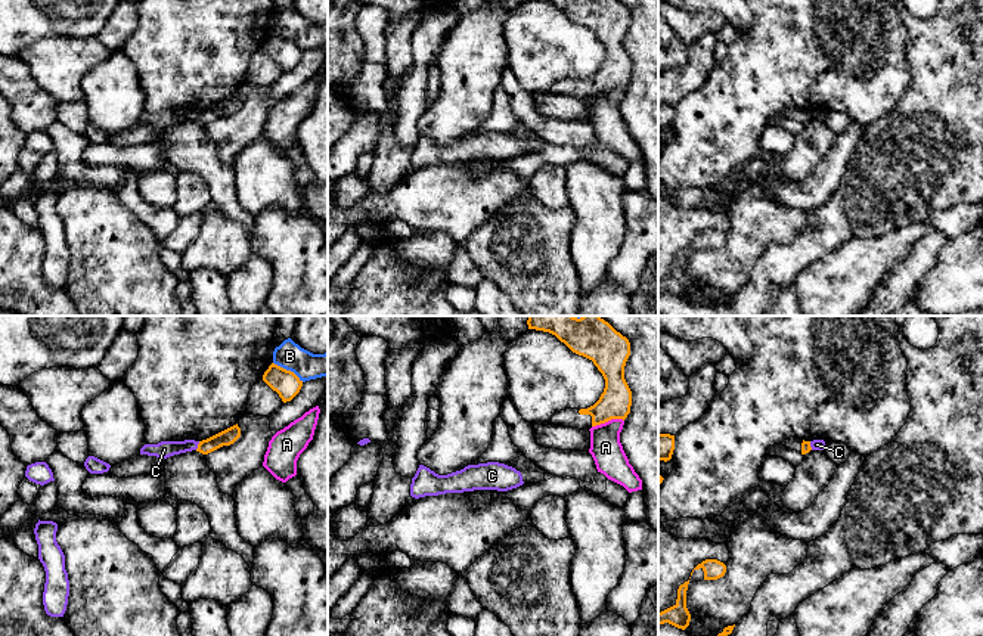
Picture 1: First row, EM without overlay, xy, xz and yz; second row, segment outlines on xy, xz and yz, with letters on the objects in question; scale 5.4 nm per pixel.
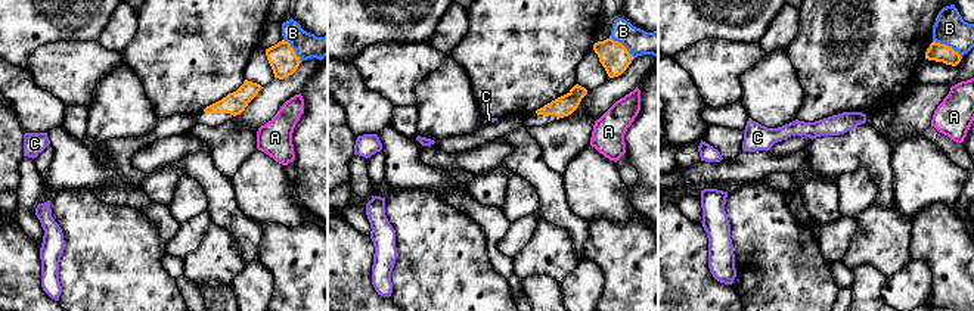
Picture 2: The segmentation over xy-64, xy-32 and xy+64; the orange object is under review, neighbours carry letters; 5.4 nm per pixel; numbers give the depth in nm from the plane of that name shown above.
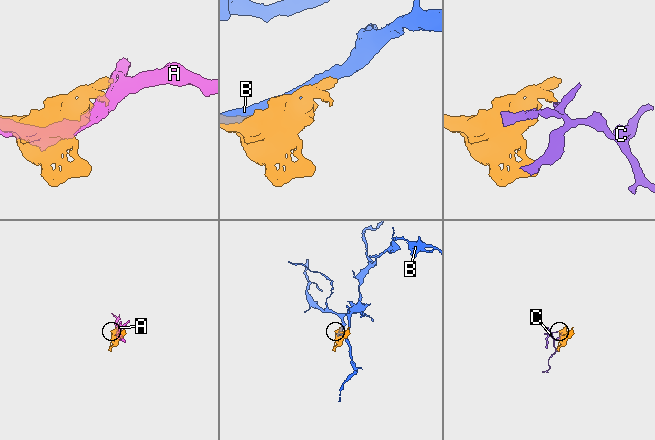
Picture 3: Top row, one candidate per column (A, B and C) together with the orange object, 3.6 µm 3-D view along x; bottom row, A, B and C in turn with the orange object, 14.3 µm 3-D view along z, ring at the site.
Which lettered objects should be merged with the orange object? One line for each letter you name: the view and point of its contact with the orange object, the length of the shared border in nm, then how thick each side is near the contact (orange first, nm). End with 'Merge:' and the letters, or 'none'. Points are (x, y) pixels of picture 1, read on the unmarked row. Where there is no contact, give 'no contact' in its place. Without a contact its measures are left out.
Merge: none

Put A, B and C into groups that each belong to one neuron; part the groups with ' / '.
A / B / C

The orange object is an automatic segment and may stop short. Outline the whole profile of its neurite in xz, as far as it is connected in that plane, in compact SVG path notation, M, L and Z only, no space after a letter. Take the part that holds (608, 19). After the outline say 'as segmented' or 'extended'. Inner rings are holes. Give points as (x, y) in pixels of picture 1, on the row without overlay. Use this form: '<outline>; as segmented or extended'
M543 0L555 4L573 22L593 31L605 49L599 69L587 78L564 78L549 87L549 93L564 97L590 99L611 89L626 89L630 83L632 61L624 49L630 12L617 0Z; extended

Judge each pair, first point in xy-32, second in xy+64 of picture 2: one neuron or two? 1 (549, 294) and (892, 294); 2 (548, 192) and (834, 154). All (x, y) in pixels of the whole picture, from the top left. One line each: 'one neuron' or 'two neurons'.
1: two neurons
2: one neuron

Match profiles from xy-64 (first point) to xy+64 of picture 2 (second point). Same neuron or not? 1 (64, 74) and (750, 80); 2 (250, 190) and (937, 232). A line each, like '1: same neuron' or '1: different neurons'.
1: different neurons
2: different neurons

